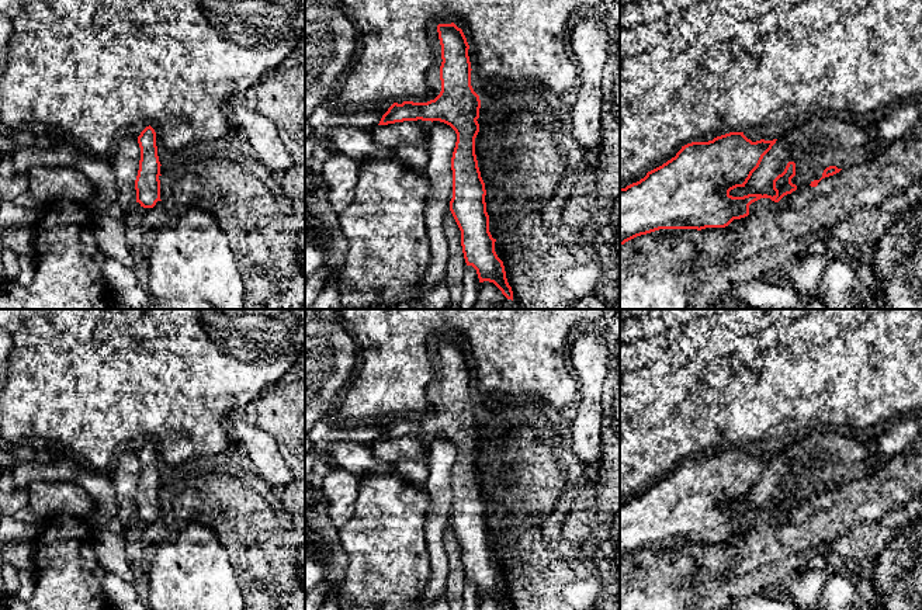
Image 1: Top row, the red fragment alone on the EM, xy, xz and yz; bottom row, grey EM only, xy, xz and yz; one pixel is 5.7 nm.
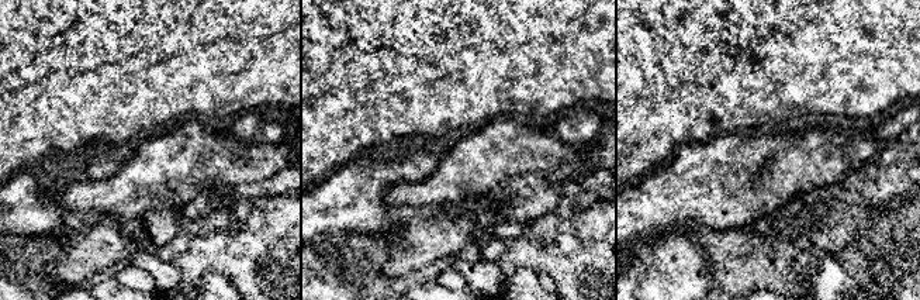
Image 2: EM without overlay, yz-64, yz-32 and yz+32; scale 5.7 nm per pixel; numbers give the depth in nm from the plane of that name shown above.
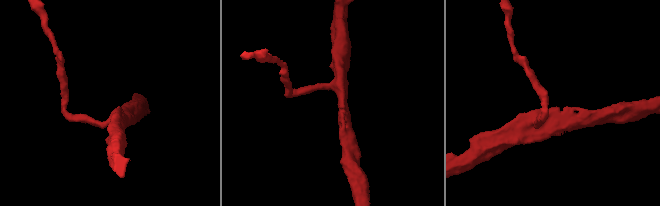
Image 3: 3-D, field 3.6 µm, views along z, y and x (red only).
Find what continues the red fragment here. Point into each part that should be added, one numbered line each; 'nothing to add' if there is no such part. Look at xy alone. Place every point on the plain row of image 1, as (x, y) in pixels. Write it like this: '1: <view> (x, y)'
nothing to add

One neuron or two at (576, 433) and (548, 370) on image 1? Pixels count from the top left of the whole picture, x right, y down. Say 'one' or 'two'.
two

